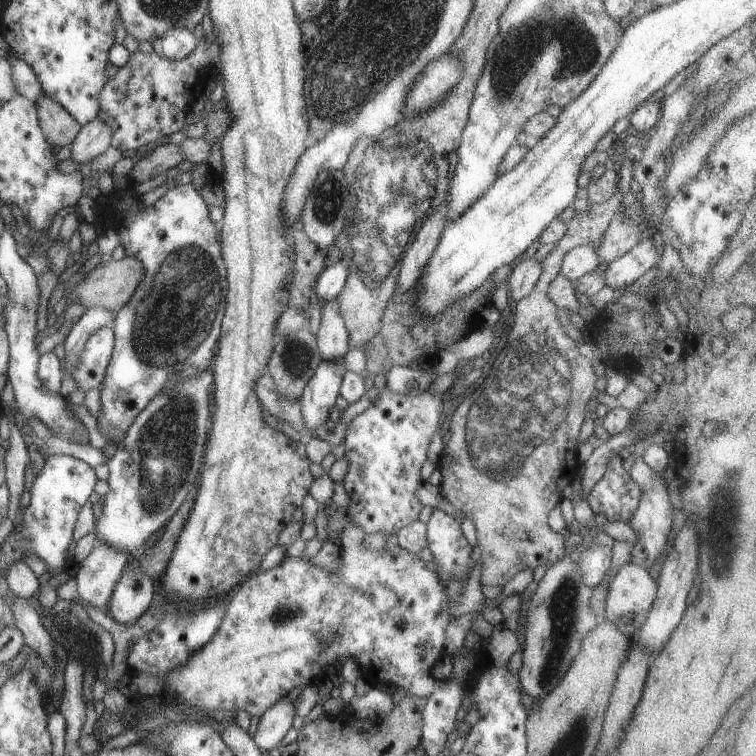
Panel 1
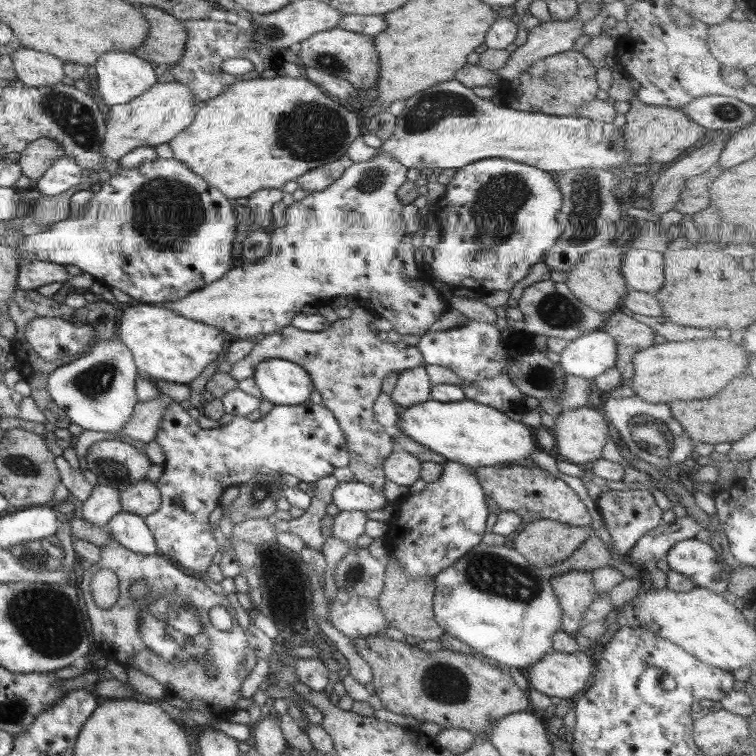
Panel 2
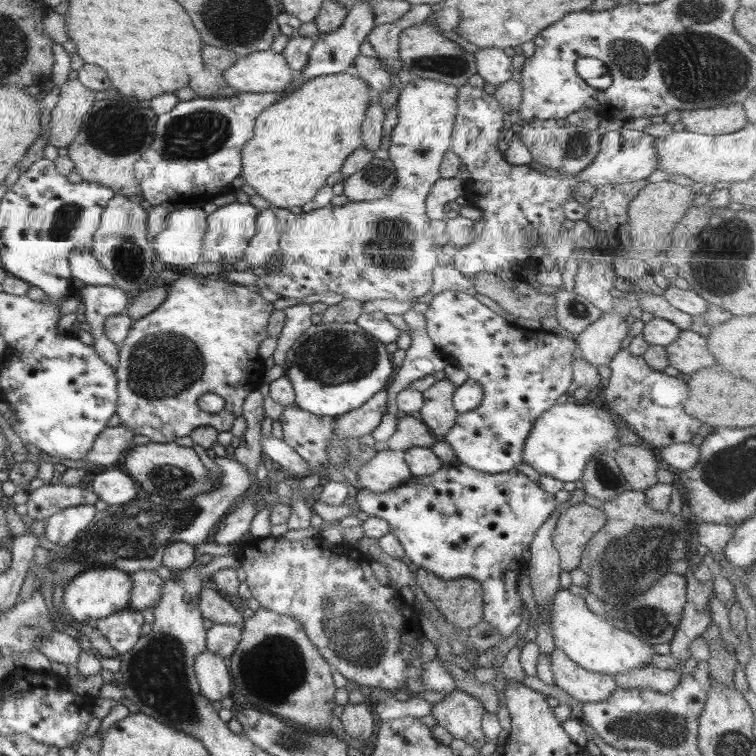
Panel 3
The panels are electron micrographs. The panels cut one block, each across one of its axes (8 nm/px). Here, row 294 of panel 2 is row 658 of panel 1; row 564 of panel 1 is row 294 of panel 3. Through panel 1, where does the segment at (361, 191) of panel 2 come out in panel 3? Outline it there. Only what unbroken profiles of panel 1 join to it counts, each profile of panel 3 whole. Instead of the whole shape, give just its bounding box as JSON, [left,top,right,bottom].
[252,76,458,303]

